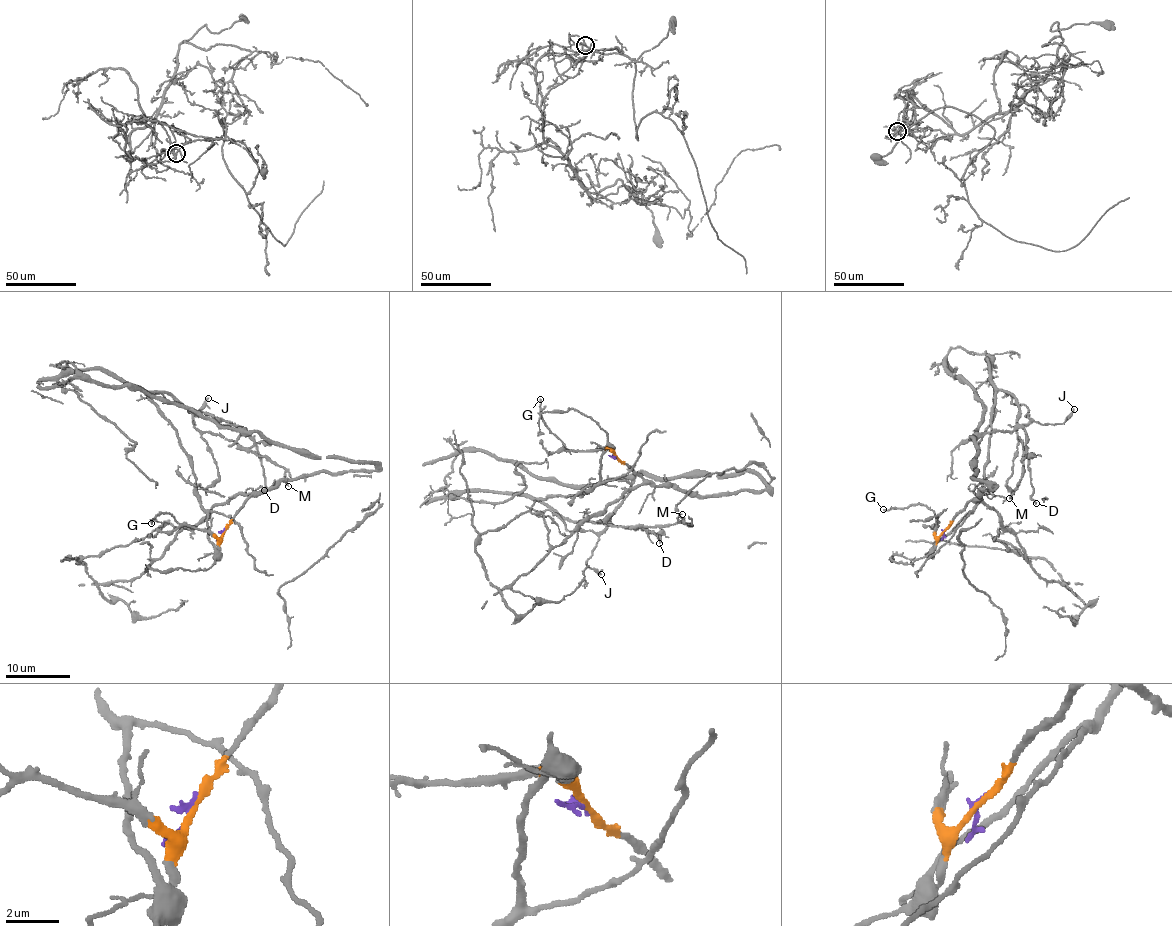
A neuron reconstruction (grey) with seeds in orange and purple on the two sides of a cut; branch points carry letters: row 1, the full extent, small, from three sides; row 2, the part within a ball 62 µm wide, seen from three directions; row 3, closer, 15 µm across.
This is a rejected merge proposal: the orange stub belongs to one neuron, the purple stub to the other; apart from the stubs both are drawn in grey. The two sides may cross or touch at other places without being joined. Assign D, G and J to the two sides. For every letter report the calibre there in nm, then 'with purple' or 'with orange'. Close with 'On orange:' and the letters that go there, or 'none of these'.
D: 140 nm thick; with orange
G: 110 nm thick; with orange
J: 140 nm thick; with orange
On orange: D, G, J

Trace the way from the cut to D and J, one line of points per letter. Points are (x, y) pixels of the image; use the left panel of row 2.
D: (224, 532), (252, 495), (279, 483), (375, 465), (305, 457), (222, 420), (254, 442), (265, 490)
J: (224, 532), (252, 495), (279, 483), (375, 465), (305, 457), (255, 431), (194, 415), (208, 397)

